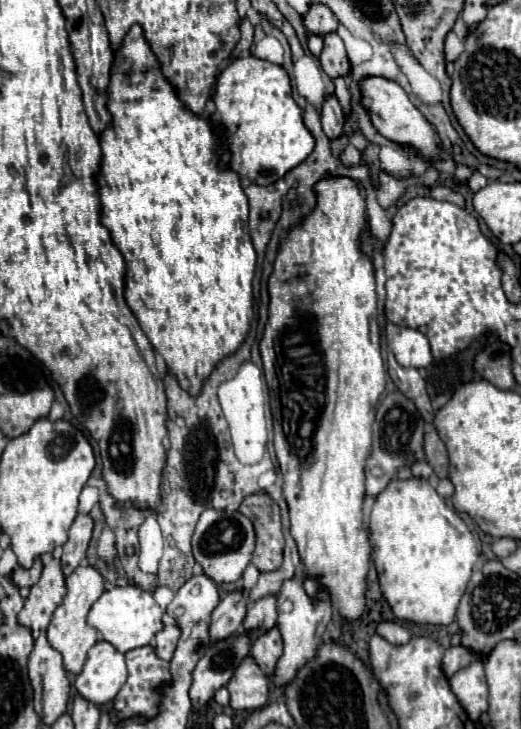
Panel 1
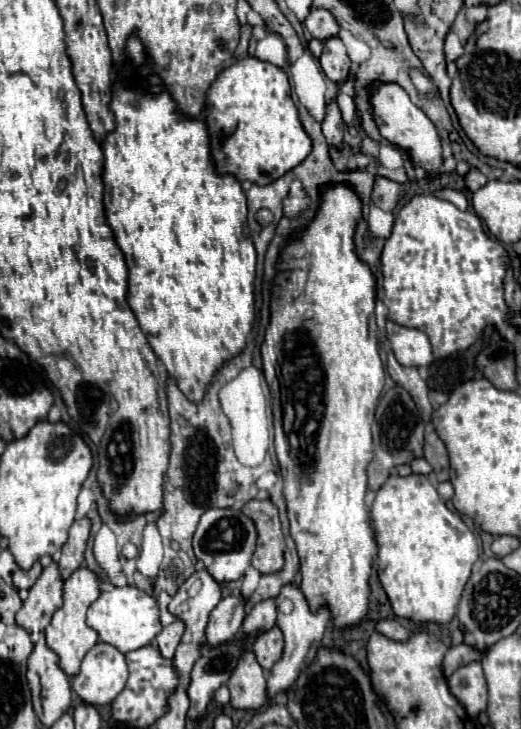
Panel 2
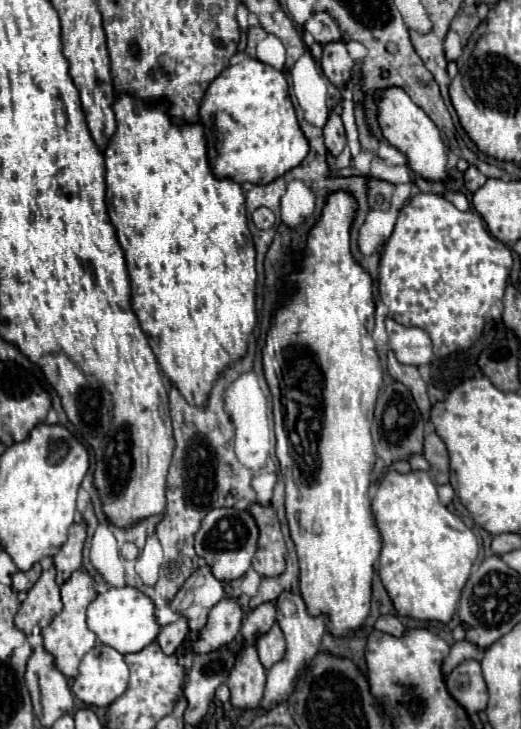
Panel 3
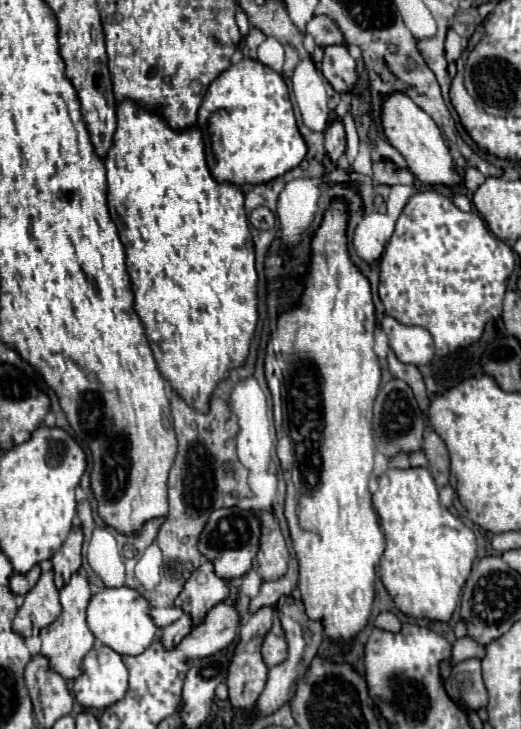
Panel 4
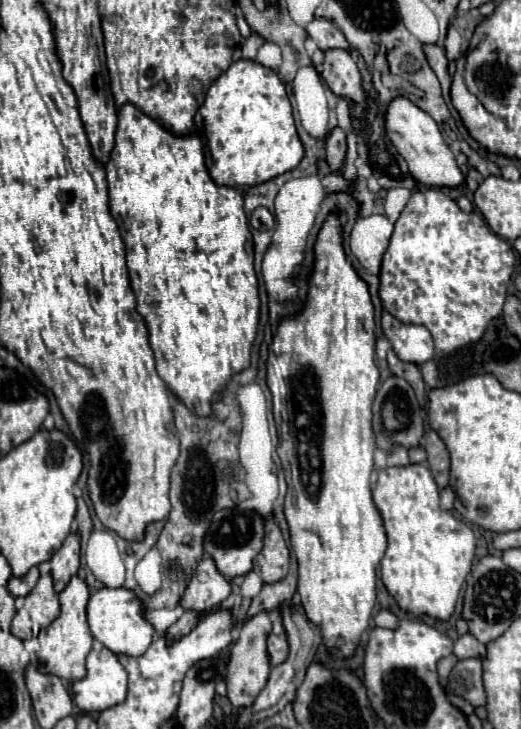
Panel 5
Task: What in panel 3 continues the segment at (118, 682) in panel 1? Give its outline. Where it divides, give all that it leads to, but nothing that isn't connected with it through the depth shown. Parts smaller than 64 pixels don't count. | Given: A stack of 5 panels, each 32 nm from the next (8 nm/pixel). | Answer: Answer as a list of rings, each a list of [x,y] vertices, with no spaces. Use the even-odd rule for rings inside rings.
[[[112,646],[92,648],[82,664],[80,674],[72,682],[72,692],[86,706],[104,708],[110,706],[128,684],[128,666],[124,656]]]

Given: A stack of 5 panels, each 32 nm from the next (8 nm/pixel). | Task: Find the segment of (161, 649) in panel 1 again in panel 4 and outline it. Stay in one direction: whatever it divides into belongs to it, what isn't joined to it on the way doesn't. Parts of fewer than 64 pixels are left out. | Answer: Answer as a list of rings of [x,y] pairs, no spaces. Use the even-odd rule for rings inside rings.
[[[182,614],[182,618],[180,618],[178,622],[162,628],[162,632],[160,632],[160,642],[164,644],[166,650],[172,650],[172,648],[176,648],[176,644],[180,644],[180,640],[182,640],[184,636],[188,636],[190,632],[192,632],[192,620],[190,620],[188,614]]]

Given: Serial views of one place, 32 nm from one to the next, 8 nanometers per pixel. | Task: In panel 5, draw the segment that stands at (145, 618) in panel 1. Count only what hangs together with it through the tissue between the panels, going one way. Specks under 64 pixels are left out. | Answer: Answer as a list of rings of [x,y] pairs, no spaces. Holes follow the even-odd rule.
[[[100,588],[90,596],[88,602],[88,624],[96,640],[116,654],[140,656],[148,650],[148,644],[154,638],[154,626],[146,618],[144,602],[128,588]]]

